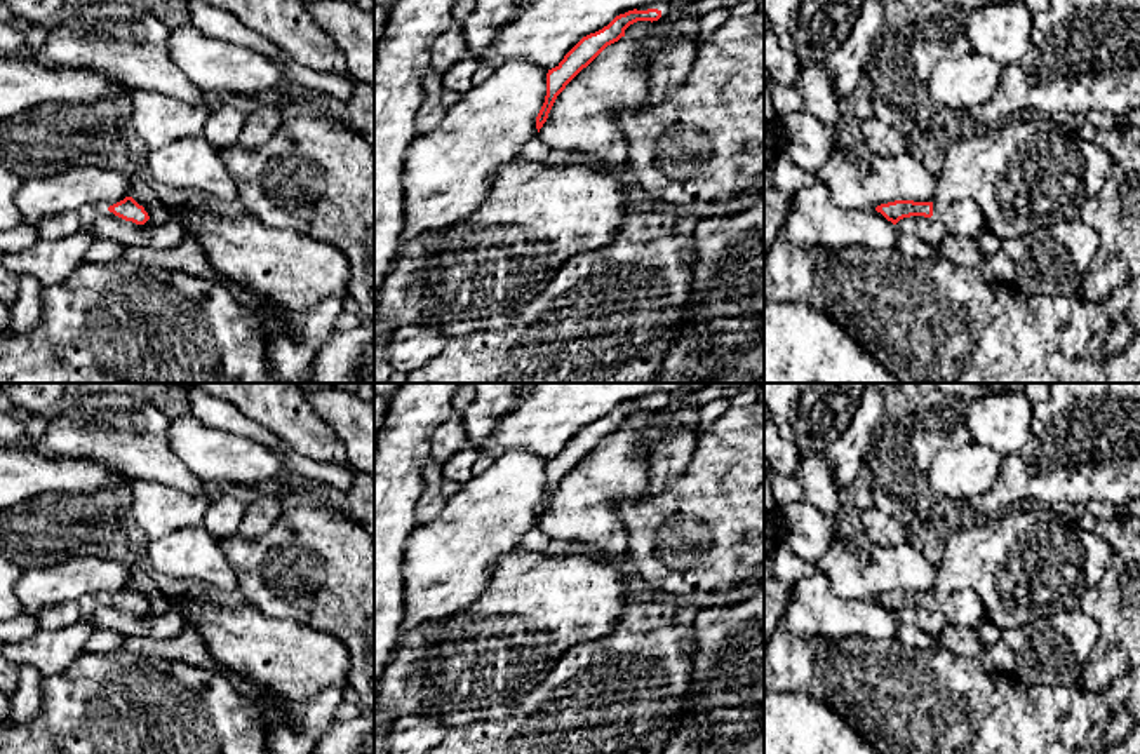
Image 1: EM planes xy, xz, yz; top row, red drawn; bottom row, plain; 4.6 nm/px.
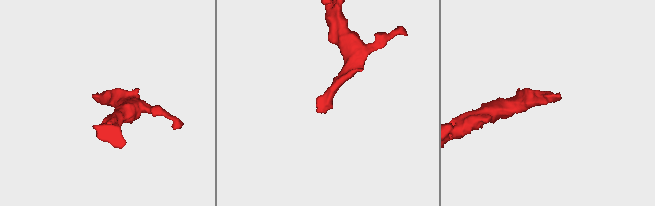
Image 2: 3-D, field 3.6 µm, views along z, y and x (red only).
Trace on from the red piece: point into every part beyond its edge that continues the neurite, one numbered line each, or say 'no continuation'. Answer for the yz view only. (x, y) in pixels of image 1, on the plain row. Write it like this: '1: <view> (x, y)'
1: yz (963, 608)

